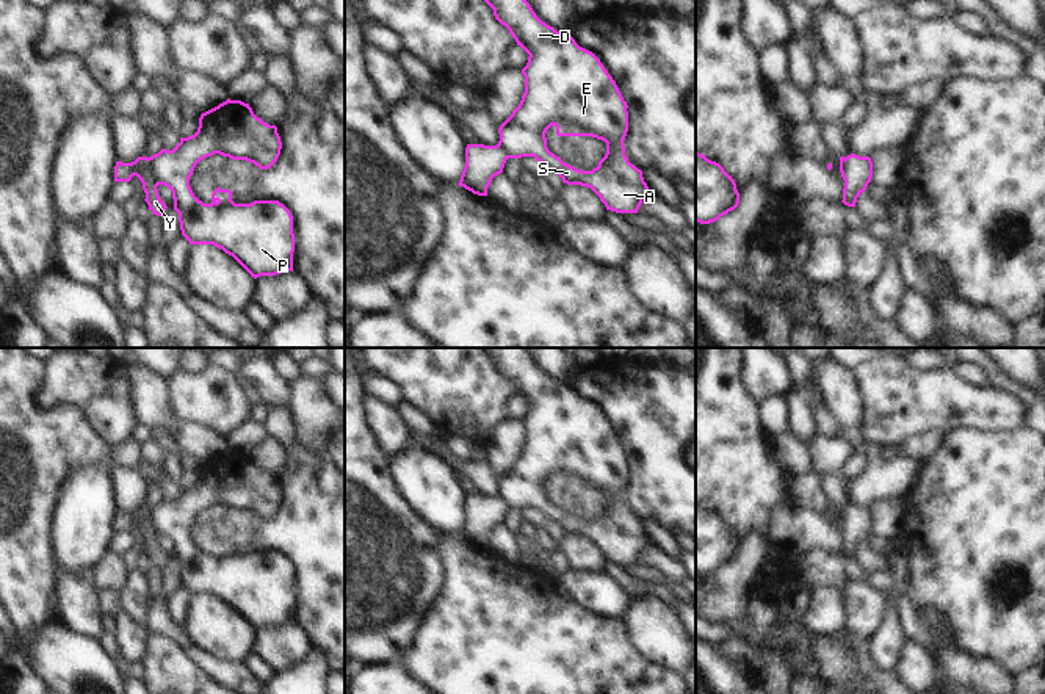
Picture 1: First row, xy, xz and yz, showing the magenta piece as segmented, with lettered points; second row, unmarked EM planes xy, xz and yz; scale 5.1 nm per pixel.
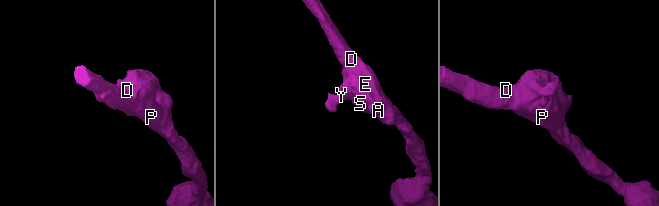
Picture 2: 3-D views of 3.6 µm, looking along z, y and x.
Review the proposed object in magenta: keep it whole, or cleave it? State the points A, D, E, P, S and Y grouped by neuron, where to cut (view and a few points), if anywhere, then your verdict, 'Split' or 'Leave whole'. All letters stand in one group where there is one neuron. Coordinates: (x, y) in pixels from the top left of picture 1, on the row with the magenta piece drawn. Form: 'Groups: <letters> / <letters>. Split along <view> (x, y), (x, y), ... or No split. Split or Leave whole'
Groups: A D E P S / Y. Split along xy (146, 159), (149, 174), (159, 184). Split

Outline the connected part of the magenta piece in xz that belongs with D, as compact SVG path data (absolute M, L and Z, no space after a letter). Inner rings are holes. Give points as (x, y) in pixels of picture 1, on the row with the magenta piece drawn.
M484 0L495 19L504 25L517 45L530 56L522 69L525 92L519 107L500 125L498 147L509 158L534 157L547 171L556 172L567 185L591 188L606 210L638 213L642 199L650 194L642 171L625 155L624 139L628 132L628 105L616 81L600 60L580 47L567 33L559 33L542 22L526 0ZM555 125L558 136L592 136L606 143L606 154L592 171L580 171L547 147L547 130Z

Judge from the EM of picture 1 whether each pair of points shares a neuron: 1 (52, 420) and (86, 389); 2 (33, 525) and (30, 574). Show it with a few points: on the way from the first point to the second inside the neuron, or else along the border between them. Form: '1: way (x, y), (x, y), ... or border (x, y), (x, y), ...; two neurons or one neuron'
1: border (41, 381), (44, 406), (72, 404), (94, 431); two neurons
2: way (30, 538), (30, 561); one neuron

